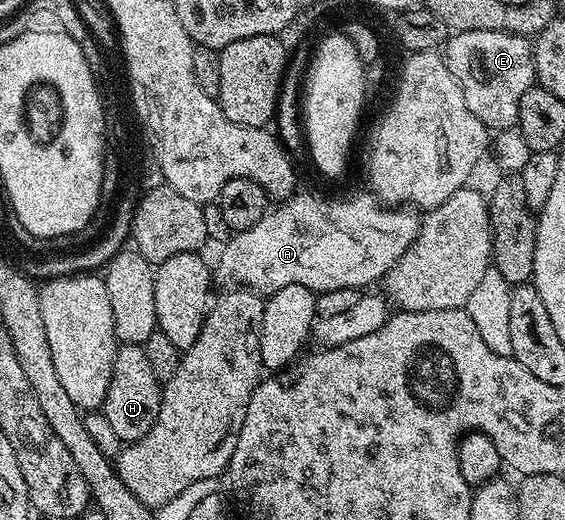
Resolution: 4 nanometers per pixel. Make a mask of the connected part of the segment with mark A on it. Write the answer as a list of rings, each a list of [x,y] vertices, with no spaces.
[[[296,194],[290,200],[272,207],[249,230],[234,233],[222,245],[219,272],[232,285],[250,288],[252,292],[270,294],[281,286],[305,286],[316,294],[325,290],[366,289],[366,284],[382,281],[395,263],[417,238],[420,217],[403,206],[384,206],[374,195],[355,196],[352,200],[322,200],[319,196]]]

